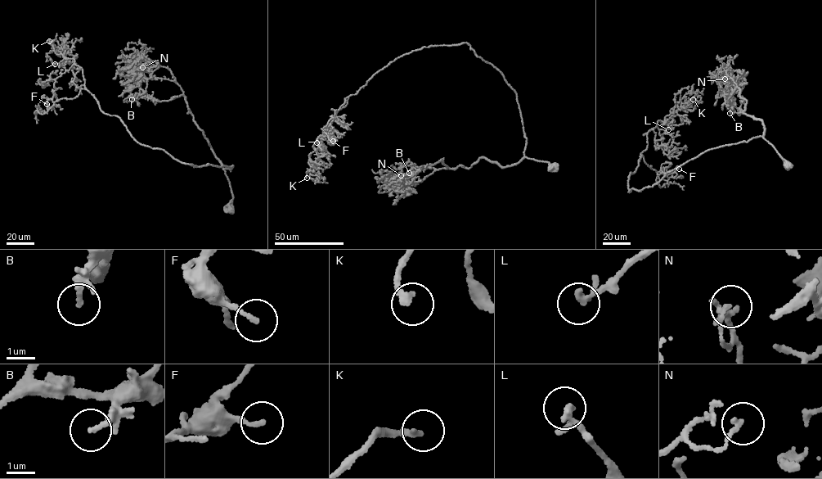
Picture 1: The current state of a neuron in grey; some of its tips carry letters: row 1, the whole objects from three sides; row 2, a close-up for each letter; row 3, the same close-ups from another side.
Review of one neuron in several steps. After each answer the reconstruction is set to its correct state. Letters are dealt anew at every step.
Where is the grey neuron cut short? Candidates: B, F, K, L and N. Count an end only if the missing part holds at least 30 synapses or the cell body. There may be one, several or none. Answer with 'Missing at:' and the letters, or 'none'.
Missing at: B, K

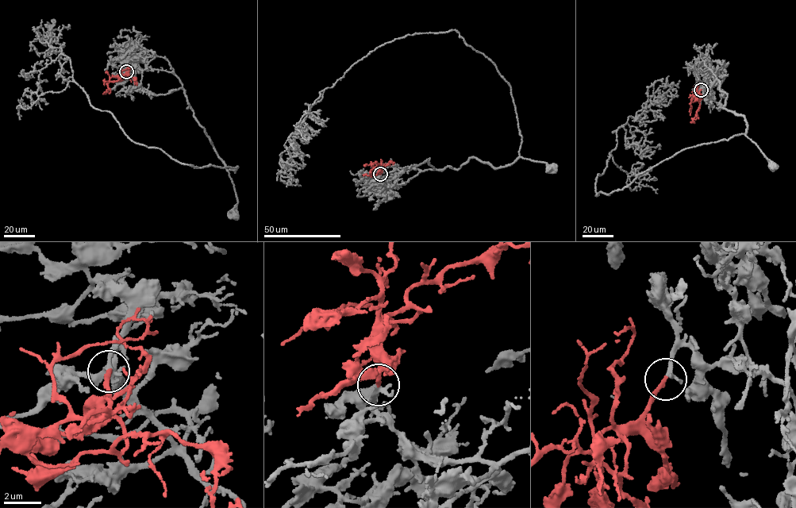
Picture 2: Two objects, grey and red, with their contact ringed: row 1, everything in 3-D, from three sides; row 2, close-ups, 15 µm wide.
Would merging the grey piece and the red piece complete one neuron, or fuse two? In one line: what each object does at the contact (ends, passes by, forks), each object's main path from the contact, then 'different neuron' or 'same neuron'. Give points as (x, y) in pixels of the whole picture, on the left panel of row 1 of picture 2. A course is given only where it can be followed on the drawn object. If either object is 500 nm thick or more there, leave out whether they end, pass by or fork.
grey ends there; red ends there; grey runs (126, 71), (139, 85), (156, 94), (182, 89), (194, 117), (209, 138), (232, 182), (237, 202), (236, 213); red runs (126, 71), (124, 76), (113, 76), (107, 84), (109, 89), (105, 91); same neuron

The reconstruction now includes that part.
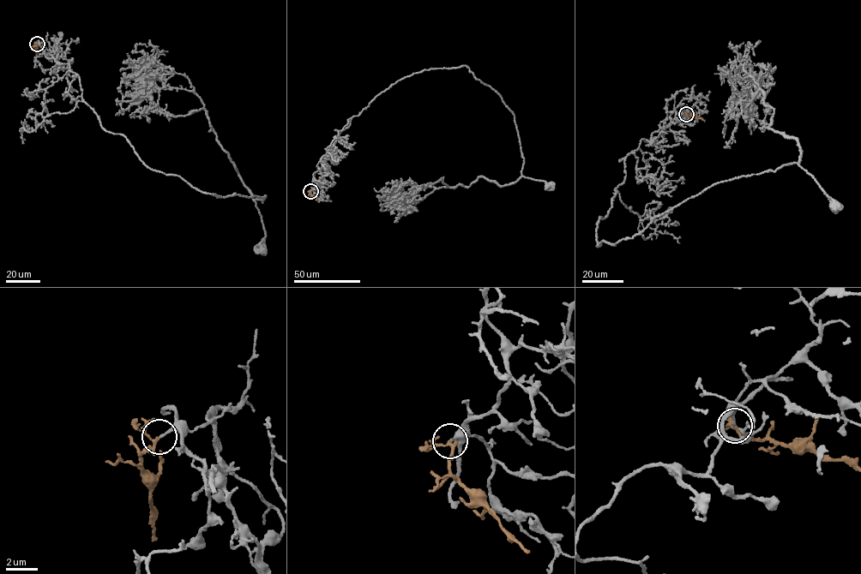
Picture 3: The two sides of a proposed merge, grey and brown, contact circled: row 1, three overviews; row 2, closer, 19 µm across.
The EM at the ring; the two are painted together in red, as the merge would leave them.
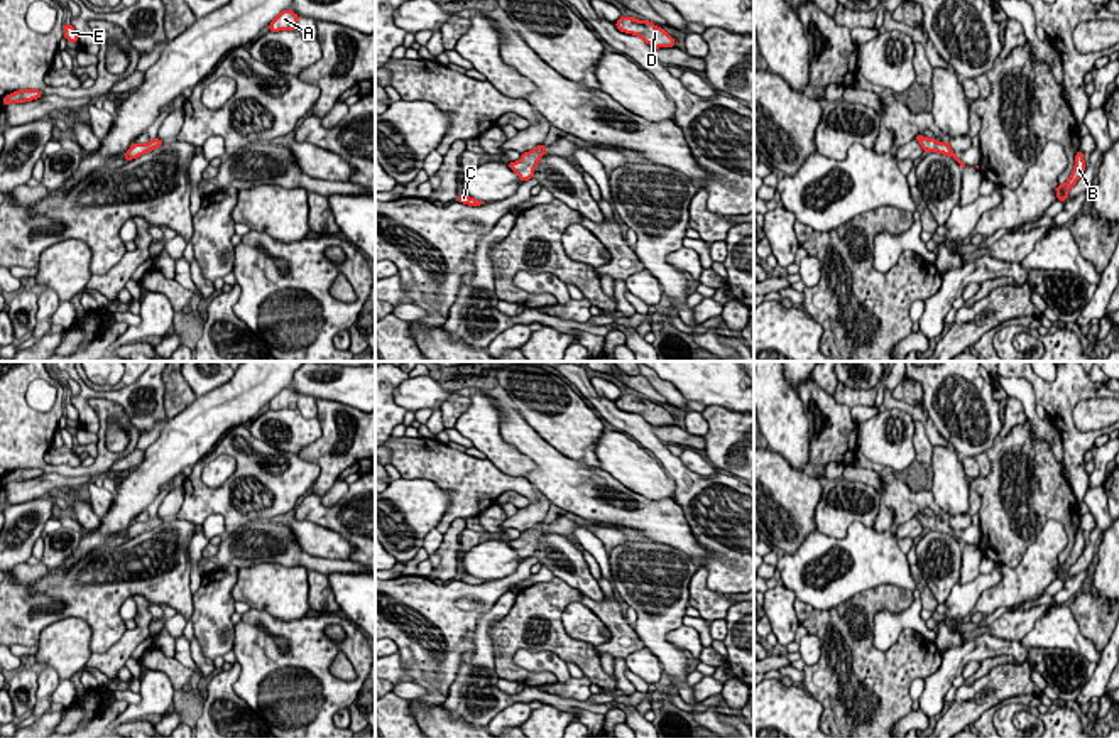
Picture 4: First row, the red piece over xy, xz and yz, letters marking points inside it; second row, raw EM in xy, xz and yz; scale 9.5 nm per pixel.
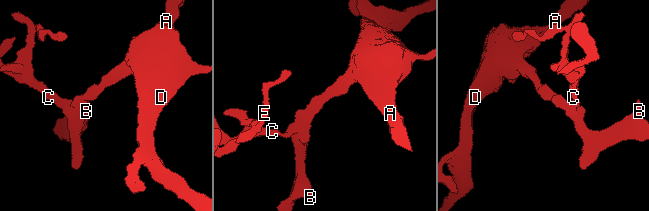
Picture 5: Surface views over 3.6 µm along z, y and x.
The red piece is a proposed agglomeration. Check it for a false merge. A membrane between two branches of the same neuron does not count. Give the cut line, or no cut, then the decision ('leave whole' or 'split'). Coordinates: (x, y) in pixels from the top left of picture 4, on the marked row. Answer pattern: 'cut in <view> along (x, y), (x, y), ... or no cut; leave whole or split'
no cut; leave whole

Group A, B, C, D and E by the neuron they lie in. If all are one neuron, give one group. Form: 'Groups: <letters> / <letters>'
Groups: A B C D E

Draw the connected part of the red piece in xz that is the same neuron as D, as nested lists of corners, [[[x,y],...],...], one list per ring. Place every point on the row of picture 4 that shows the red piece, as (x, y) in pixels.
[[[625,15],[615,22],[615,27],[620,32],[641,37],[646,44],[654,49],[676,47],[674,39],[664,29],[654,25],[649,20],[637,20],[634,17]]]

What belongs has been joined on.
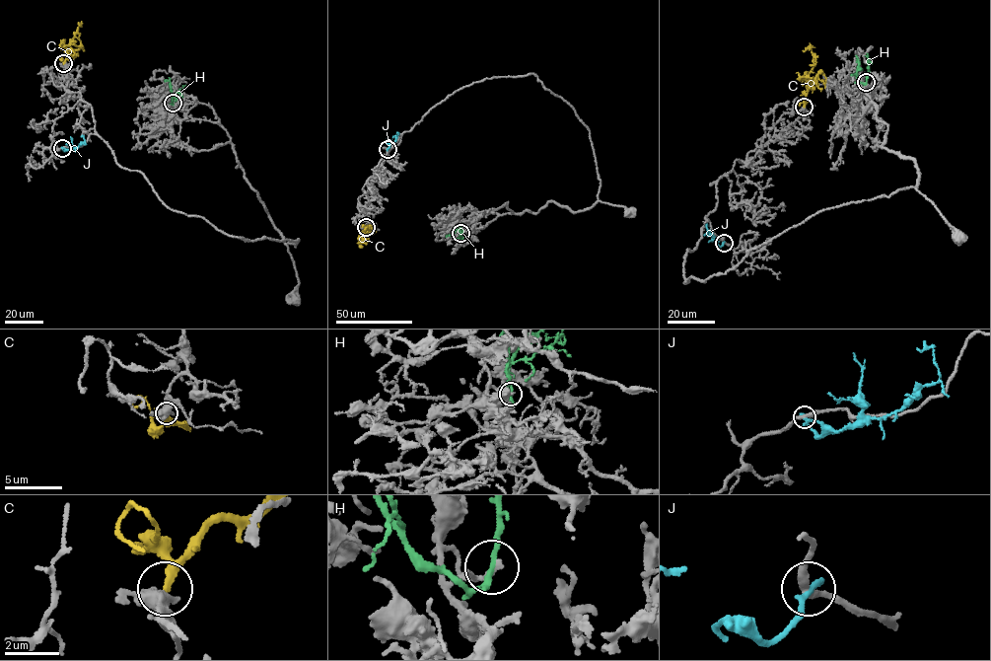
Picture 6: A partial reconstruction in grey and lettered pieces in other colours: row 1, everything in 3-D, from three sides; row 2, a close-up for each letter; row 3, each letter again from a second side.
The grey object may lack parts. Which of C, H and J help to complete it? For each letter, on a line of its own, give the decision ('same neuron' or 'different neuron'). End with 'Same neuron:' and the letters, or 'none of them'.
C: different neuron
H: different neuron
J: different neuron
Same neuron: none of them

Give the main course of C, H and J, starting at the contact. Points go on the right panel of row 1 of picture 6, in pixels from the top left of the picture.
C: (804, 107), (808, 75), (814, 59), (810, 47), (802, 51)
H: (866, 82), (863, 83), (856, 76), (858, 59), (856, 62)
J: (724, 242), (718, 247), (707, 225)

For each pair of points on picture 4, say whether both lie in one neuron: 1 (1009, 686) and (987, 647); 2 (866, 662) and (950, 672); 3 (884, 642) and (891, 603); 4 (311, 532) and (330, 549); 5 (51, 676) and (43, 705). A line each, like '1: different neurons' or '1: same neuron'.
1: different neurons
2: different neurons
3: different neurons
4: same neuron
5: same neuron

